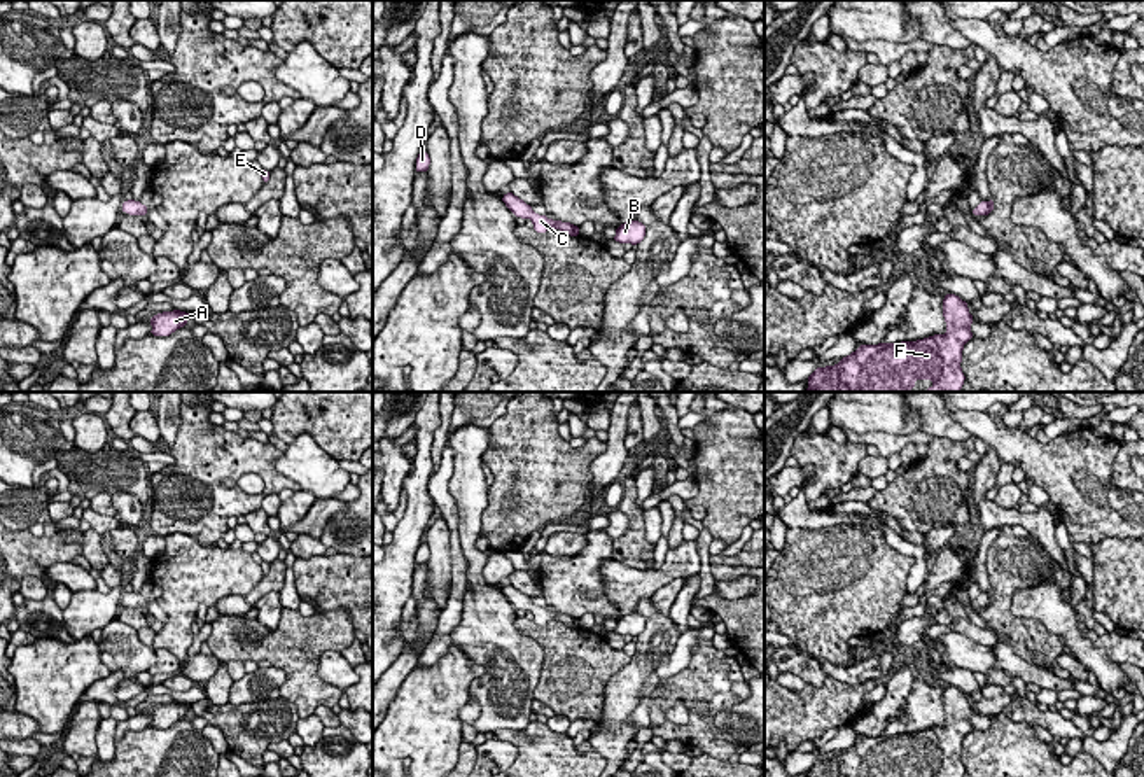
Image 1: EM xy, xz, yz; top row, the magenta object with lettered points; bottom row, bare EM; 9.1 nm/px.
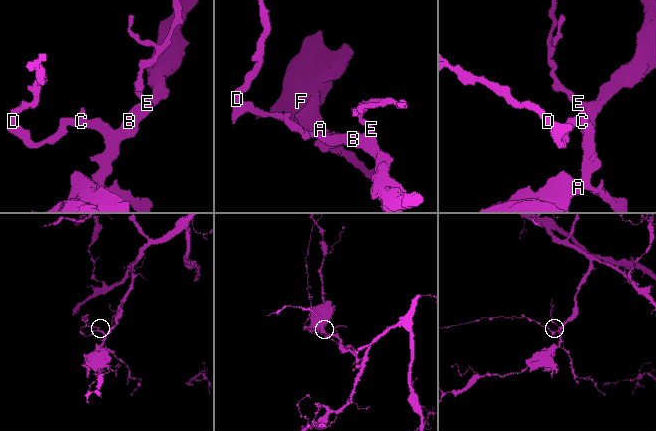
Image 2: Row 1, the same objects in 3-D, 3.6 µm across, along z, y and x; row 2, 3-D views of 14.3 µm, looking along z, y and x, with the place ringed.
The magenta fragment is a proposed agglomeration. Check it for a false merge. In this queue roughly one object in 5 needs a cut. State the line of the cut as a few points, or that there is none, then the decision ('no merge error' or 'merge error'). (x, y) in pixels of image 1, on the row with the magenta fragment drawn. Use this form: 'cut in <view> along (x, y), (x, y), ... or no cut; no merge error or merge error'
no cut; no merge error

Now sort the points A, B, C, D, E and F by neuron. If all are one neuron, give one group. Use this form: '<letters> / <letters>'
A B C D E F

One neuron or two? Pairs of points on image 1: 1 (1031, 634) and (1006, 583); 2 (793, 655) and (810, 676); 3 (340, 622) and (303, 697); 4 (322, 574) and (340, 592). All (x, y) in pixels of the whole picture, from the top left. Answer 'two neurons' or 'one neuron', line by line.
1: one neuron
2: one neuron
3: one neuron
4: one neuron

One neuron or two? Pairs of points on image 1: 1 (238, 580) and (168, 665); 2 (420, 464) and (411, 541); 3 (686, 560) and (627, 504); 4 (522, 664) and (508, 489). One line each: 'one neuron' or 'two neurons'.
1: two neurons
2: one neuron
3: two neurons
4: two neurons

